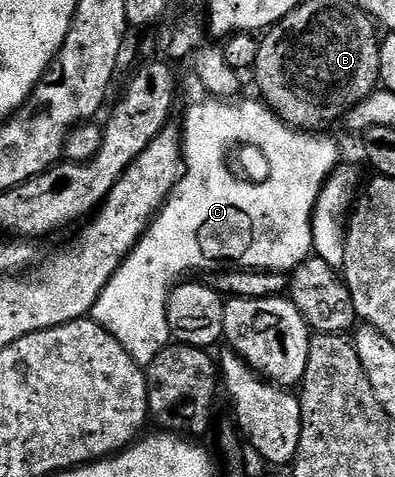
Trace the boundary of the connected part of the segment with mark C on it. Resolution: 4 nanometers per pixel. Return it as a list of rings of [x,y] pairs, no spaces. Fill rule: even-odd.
[[[206,98],[203,104],[191,106],[184,127],[182,177],[133,252],[118,267],[116,274],[112,274],[94,307],[93,320],[111,332],[120,346],[128,350],[130,357],[143,366],[149,366],[156,354],[171,343],[170,323],[166,320],[168,290],[185,277],[182,276],[185,272],[197,270],[198,256],[227,256],[232,262],[230,264],[239,269],[290,274],[314,251],[314,207],[326,180],[339,167],[338,148],[330,140],[321,140],[321,135],[291,128],[265,103],[244,99],[227,102],[225,99]],[[230,140],[264,141],[273,146],[275,165],[268,184],[262,188],[246,188],[246,184],[230,180],[226,168],[222,168],[222,148],[226,148]]]

